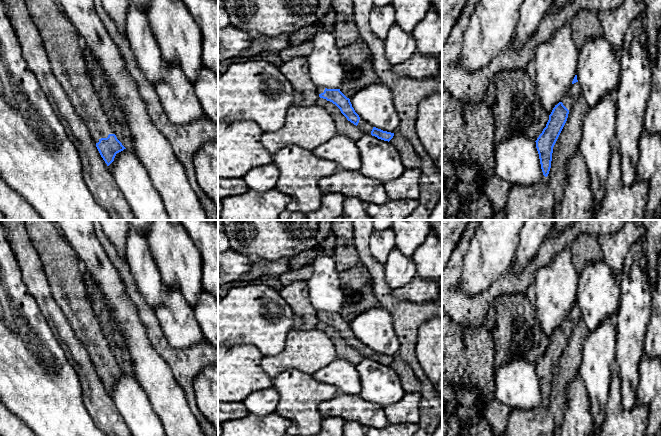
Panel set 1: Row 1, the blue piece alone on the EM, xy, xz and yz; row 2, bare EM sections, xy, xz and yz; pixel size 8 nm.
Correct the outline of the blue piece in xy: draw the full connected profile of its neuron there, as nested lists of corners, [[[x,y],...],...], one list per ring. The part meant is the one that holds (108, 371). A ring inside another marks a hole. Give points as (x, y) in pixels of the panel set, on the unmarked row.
[[[24,220],[24,222],[30,240],[43,264],[55,301],[61,307],[75,336],[87,349],[101,381],[109,390],[116,378],[126,372],[114,358],[92,309],[78,256],[60,232],[55,220]]]

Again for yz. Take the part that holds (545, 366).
[[[575,299],[570,313],[564,319],[562,324],[555,329],[549,339],[546,351],[535,365],[541,393],[545,401],[548,400],[551,392],[553,371],[567,345],[569,334],[579,323],[580,319],[581,311],[578,307],[577,299]]]

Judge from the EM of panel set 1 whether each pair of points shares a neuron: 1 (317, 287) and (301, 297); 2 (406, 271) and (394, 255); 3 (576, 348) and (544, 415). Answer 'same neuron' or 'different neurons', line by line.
1: different neurons
2: same neuron
3: different neurons

